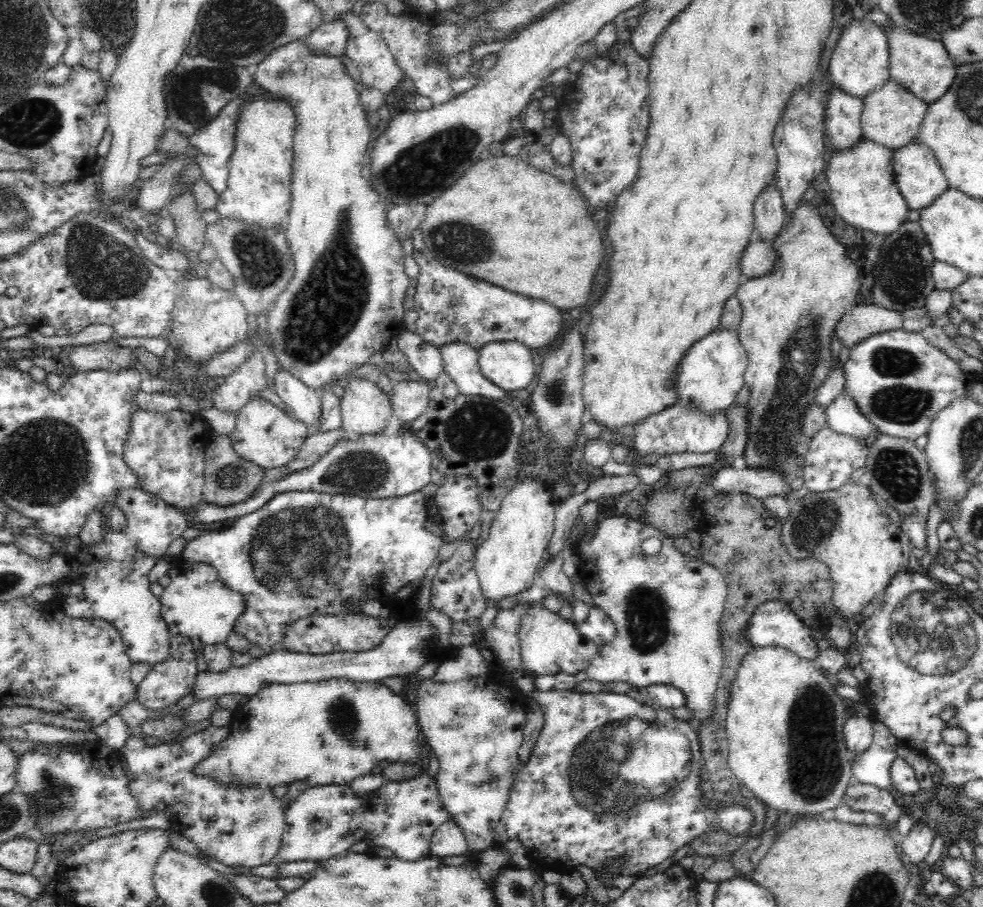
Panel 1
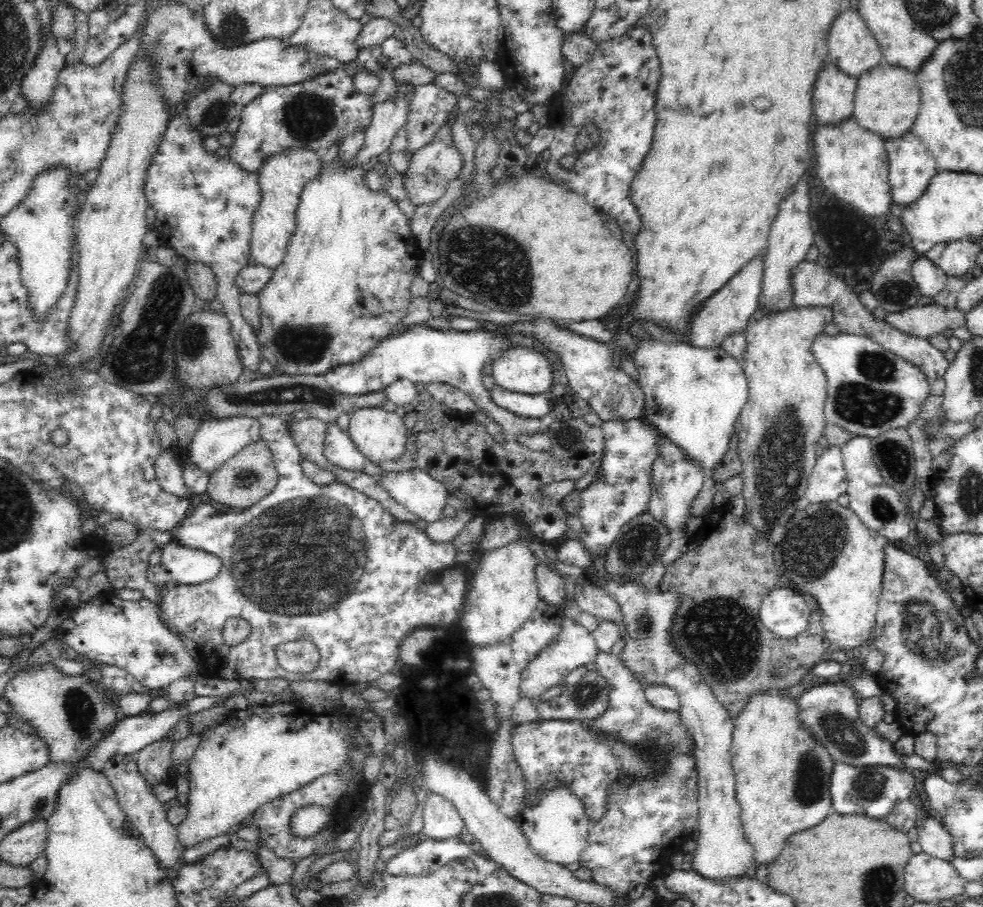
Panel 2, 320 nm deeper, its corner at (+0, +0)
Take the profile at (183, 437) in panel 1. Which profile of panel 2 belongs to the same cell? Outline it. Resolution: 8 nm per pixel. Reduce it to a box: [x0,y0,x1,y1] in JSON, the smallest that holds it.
[154,449,193,498]

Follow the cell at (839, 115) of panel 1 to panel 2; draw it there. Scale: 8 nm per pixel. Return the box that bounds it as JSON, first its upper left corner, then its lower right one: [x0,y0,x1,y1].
[812,61,857,124]

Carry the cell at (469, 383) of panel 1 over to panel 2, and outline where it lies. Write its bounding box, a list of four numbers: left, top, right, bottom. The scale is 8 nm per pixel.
[491,386,551,420]

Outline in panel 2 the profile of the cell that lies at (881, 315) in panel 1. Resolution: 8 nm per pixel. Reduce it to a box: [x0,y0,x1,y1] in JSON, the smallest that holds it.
[885,302,965,339]

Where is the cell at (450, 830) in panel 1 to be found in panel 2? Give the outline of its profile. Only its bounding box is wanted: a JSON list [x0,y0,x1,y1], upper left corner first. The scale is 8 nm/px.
[424,790,465,840]

